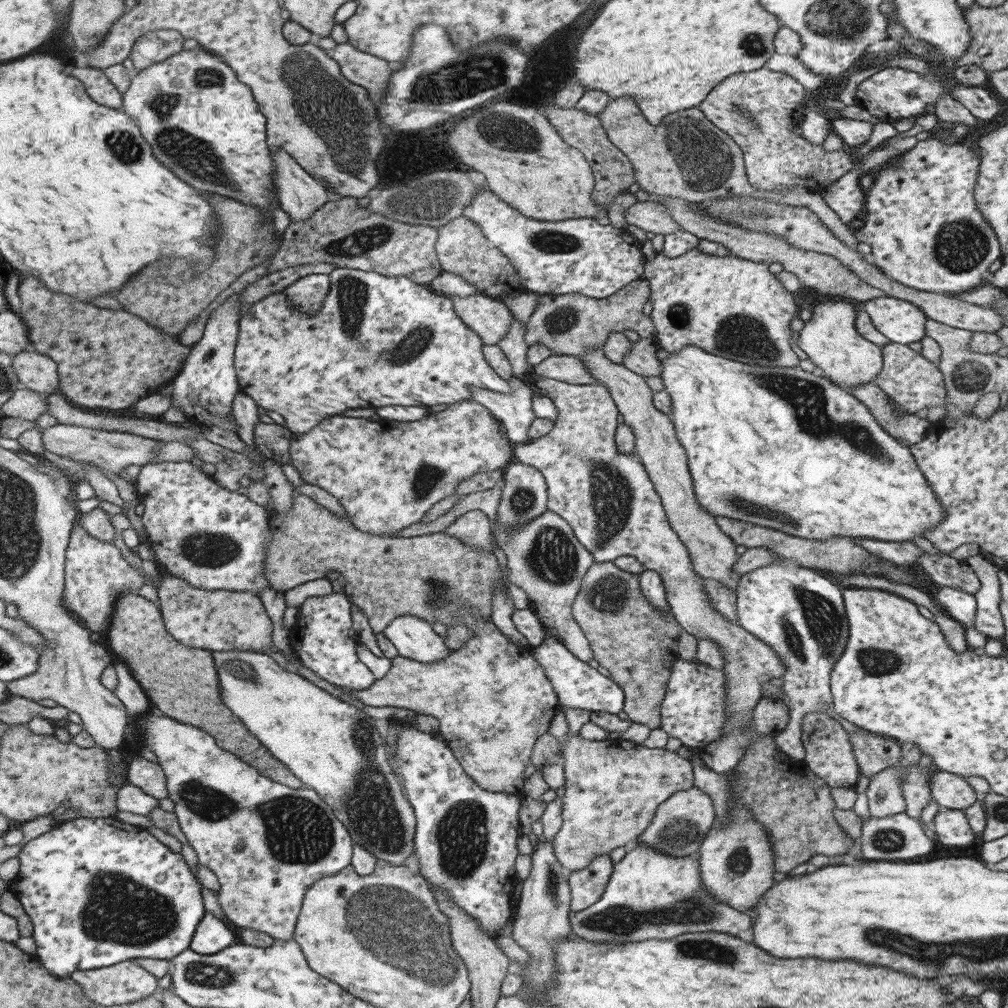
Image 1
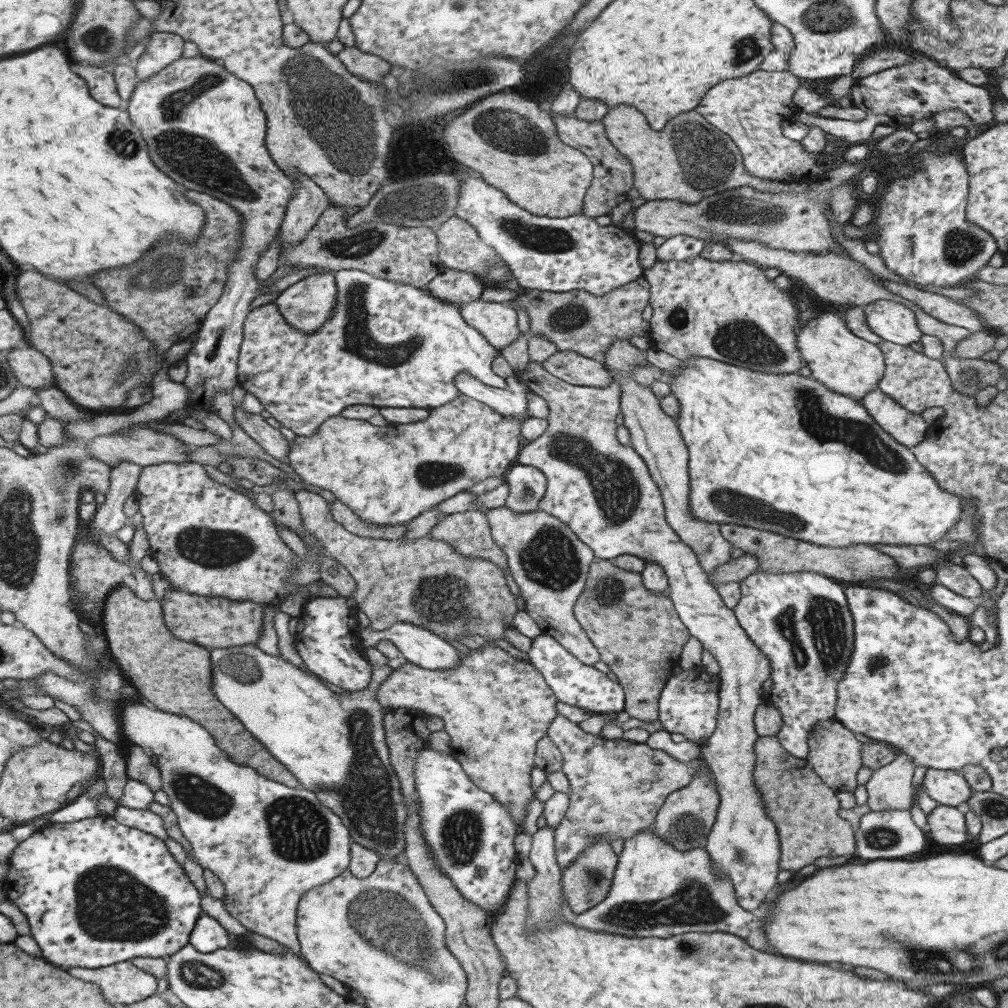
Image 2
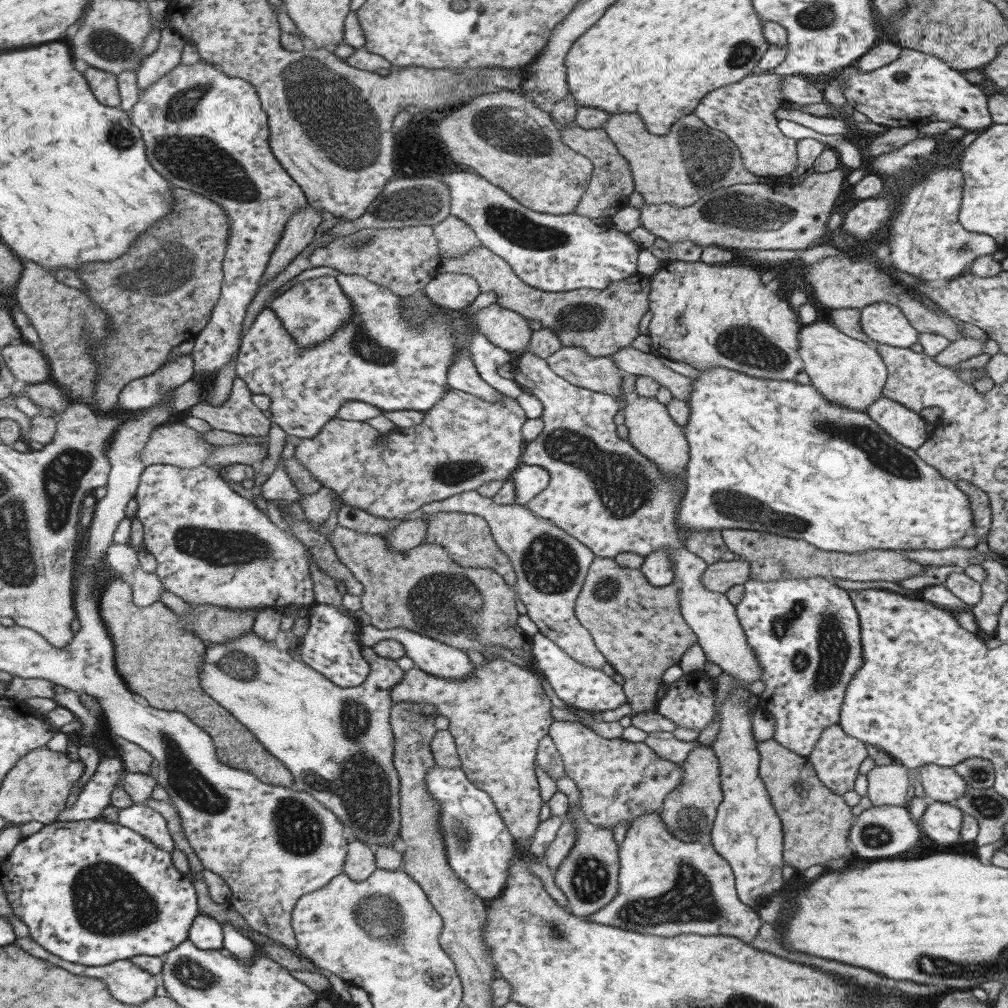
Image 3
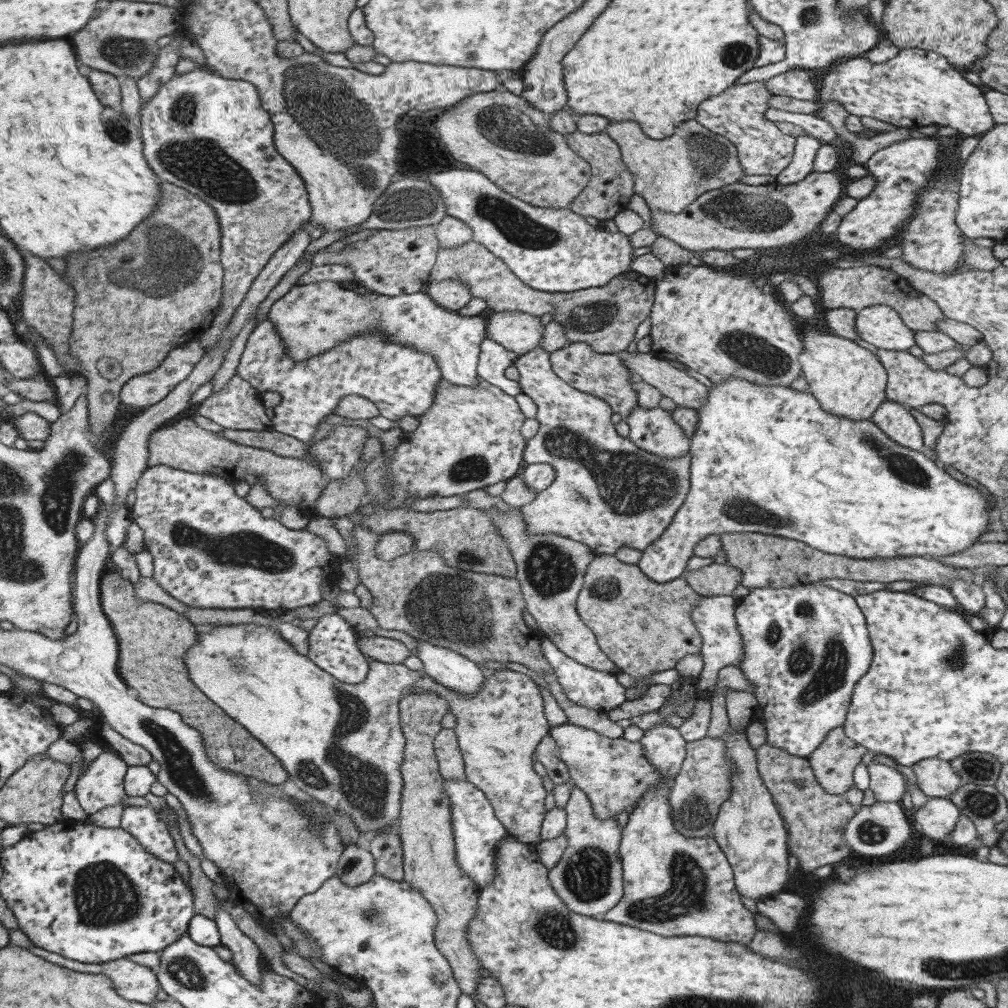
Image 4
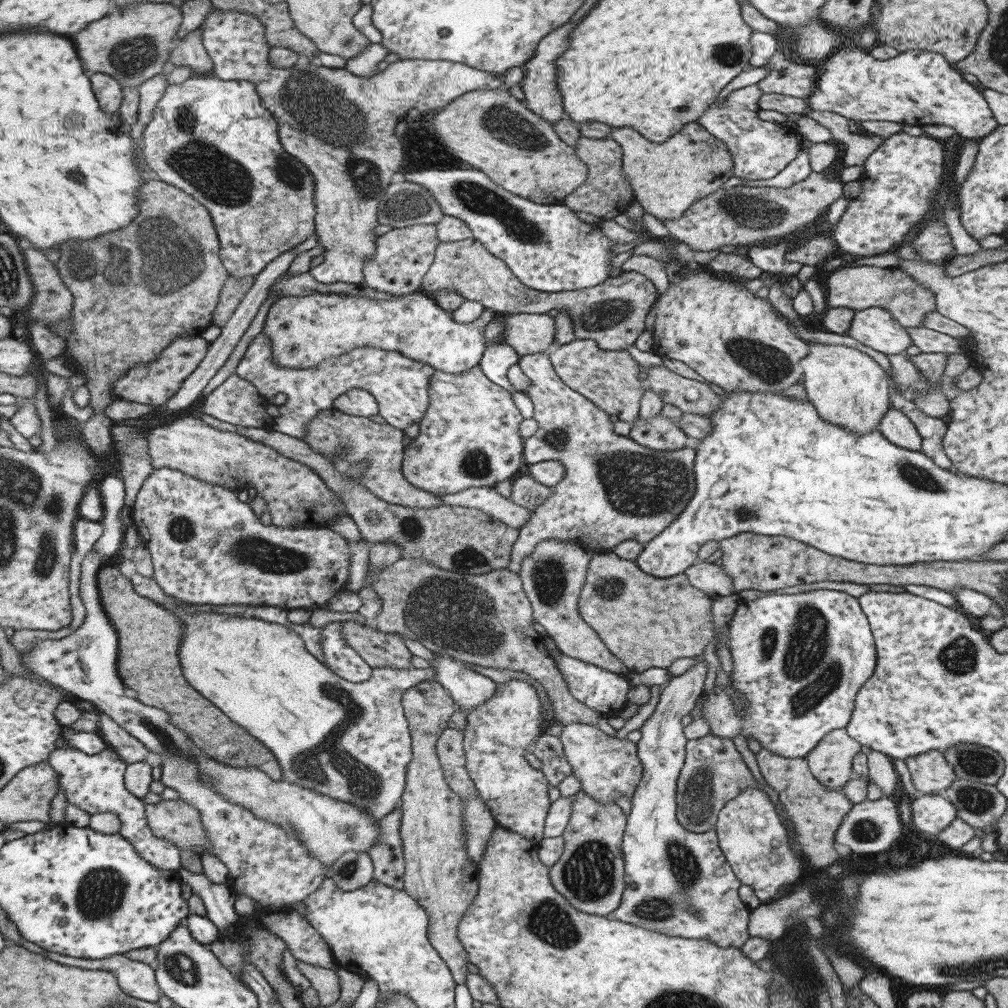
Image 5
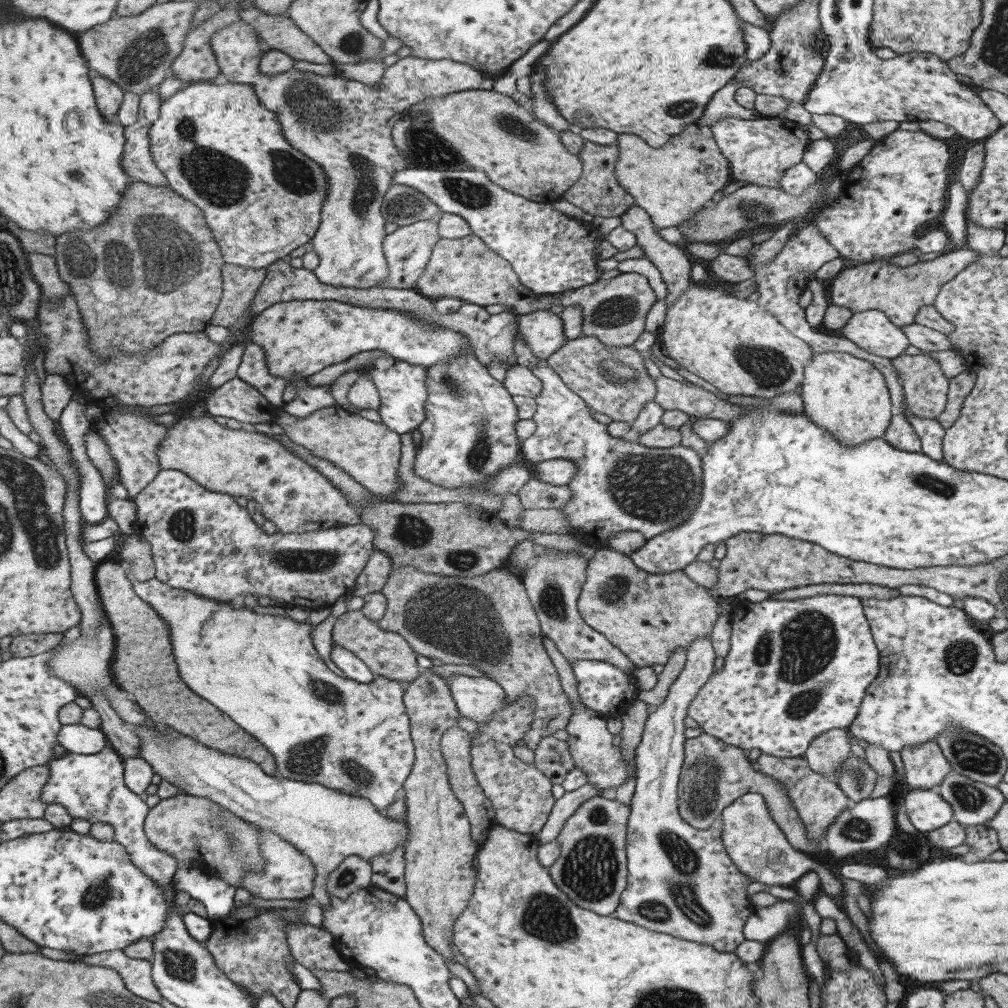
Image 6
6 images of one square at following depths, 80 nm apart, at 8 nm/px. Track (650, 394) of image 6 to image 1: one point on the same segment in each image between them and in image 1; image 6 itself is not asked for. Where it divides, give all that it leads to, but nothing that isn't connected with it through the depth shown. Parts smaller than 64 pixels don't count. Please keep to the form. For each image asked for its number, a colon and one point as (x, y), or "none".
1: (563, 368)
2: (571, 367)
3: (572, 363)
4: (603, 375)
5: (609, 379)

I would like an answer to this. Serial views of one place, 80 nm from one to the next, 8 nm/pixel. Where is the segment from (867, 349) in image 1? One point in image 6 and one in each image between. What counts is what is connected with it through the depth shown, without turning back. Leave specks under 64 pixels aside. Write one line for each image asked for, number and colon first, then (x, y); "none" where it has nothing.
2: (845, 364)
3: (846, 371)
4: (847, 380)
5: (846, 387)
6: (846, 396)

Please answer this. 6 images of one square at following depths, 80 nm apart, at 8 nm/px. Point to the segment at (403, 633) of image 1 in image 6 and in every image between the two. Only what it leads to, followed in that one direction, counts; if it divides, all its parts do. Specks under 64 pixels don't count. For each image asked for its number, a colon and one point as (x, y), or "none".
2: (423, 647)
3: (434, 658)
4: (450, 669)
5: (467, 689)
6: (477, 698)

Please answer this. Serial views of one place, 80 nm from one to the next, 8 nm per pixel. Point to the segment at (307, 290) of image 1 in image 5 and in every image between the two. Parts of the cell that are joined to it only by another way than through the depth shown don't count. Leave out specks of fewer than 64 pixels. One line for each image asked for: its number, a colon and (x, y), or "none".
2: (309, 304)
3: (314, 310)
4: (313, 319)
5: (306, 331)

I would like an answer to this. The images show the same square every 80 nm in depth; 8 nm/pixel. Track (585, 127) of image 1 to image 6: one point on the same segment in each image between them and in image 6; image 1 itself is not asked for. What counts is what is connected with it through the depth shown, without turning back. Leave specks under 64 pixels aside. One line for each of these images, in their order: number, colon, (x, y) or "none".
2: (612, 174)
3: (610, 184)
4: (610, 185)
5: (605, 193)
6: (596, 191)

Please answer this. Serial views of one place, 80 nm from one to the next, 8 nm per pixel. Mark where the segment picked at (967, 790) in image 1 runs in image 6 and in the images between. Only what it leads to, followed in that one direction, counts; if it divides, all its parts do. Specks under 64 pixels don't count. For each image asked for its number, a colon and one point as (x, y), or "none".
2: (948, 788)
3: (940, 783)
4: (935, 778)
5: (929, 772)
6: (924, 766)

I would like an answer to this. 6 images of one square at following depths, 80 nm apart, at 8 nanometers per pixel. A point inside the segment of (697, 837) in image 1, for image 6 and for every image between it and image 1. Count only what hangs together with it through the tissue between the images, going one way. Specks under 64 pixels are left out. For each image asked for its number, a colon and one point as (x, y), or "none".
2: (684, 818)
3: (688, 811)
4: (702, 784)
5: (713, 773)
6: (714, 774)

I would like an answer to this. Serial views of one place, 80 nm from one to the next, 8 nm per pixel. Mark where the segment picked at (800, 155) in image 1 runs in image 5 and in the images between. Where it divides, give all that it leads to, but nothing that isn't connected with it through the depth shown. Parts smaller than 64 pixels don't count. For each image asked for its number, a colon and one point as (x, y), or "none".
2: (749, 110)
3: (743, 111)
4: (736, 113)
5: (759, 149)

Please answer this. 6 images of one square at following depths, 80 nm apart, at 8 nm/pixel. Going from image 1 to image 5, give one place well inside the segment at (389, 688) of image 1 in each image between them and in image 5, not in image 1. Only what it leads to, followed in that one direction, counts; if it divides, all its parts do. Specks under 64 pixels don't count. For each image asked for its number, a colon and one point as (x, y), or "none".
2: (495, 709)
3: (497, 714)
4: (497, 729)
5: (498, 733)

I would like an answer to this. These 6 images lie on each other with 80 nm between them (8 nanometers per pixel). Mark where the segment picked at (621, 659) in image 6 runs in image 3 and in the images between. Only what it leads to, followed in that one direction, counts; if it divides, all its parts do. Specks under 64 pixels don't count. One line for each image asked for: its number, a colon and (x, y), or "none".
3: (550, 566)
4: (549, 568)
5: (552, 574)

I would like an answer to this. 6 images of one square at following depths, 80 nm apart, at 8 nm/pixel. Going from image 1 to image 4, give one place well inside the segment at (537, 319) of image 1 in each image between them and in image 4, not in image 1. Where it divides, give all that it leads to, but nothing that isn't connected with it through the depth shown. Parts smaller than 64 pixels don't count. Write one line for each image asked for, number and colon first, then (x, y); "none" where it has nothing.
2: (577, 321)
3: (601, 322)
4: (606, 317)

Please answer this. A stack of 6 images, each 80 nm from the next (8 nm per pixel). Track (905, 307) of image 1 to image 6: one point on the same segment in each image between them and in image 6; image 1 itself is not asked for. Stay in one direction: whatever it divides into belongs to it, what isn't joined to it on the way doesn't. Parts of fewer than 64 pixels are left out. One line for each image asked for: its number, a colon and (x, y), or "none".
2: (891, 321)
3: (882, 322)
4: (879, 325)
5: (875, 328)
6: (870, 330)

